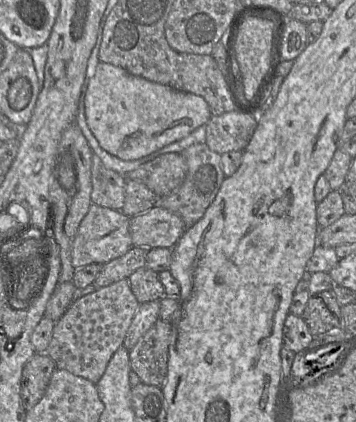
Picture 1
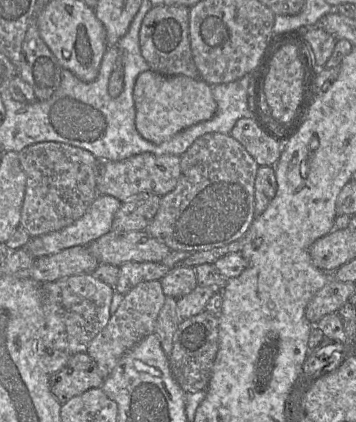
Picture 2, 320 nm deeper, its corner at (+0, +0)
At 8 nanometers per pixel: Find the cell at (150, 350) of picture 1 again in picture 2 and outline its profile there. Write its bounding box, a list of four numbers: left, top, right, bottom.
[168,311,220,393]

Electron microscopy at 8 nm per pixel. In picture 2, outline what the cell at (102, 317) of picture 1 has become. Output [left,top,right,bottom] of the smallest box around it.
[86,282,166,379]

